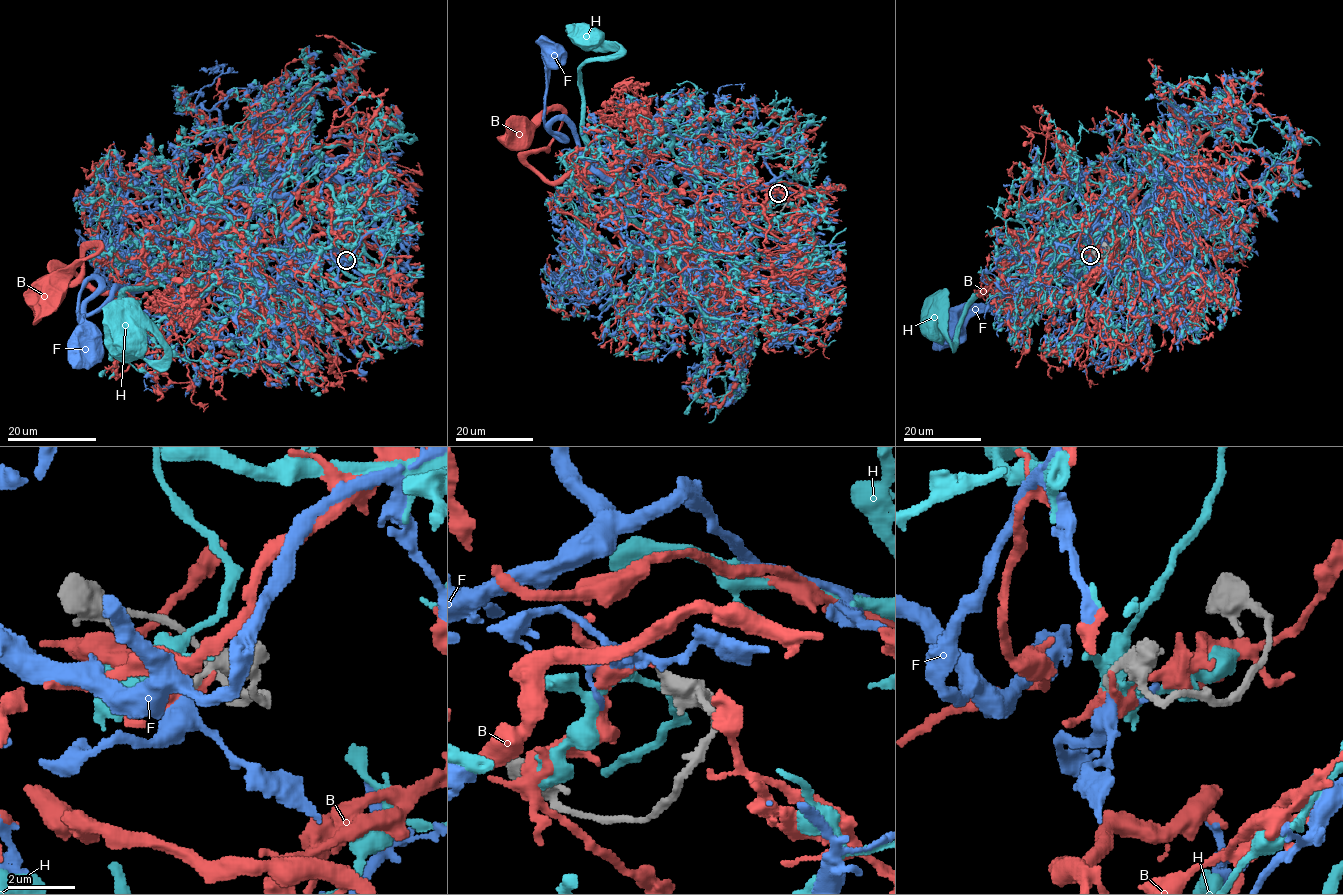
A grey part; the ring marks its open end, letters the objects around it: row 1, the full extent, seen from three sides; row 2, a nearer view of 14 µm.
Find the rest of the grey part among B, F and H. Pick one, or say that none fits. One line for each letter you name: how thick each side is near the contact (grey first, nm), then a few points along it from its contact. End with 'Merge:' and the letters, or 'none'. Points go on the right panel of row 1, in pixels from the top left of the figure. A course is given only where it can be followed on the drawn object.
F: calibres 260 and 260 nm; course (1091, 255), (1121, 194), (1069, 281), (1034, 280), (1019, 302), (1033, 272), (954, 328)
Merge: F

